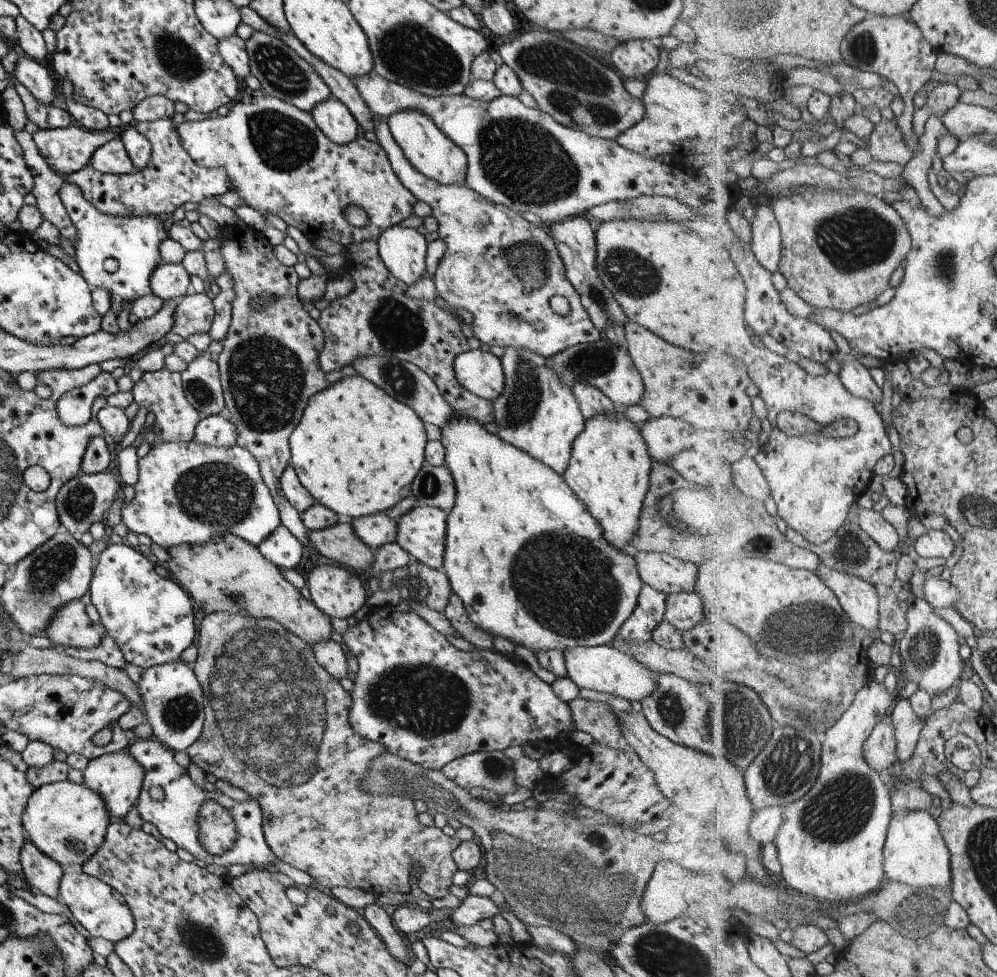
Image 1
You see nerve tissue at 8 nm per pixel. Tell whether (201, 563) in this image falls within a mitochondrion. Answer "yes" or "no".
no

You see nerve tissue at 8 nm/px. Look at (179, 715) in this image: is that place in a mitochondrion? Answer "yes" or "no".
yes

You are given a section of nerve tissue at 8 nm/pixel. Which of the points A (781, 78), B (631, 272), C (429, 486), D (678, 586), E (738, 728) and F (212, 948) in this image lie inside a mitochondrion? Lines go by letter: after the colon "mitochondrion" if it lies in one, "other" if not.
A: other
B: mitochondrion
C: mitochondrion
D: other
E: mitochondrion
F: mitochondrion

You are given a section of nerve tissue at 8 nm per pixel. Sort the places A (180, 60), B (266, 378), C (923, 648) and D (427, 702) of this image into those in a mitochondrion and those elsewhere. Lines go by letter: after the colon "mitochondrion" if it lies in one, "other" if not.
A: mitochondrion
B: mitochondrion
C: mitochondrion
D: mitochondrion

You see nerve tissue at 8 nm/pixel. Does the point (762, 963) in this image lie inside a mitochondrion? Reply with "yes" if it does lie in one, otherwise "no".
no

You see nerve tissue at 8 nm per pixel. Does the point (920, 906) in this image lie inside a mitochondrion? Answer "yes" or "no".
yes

